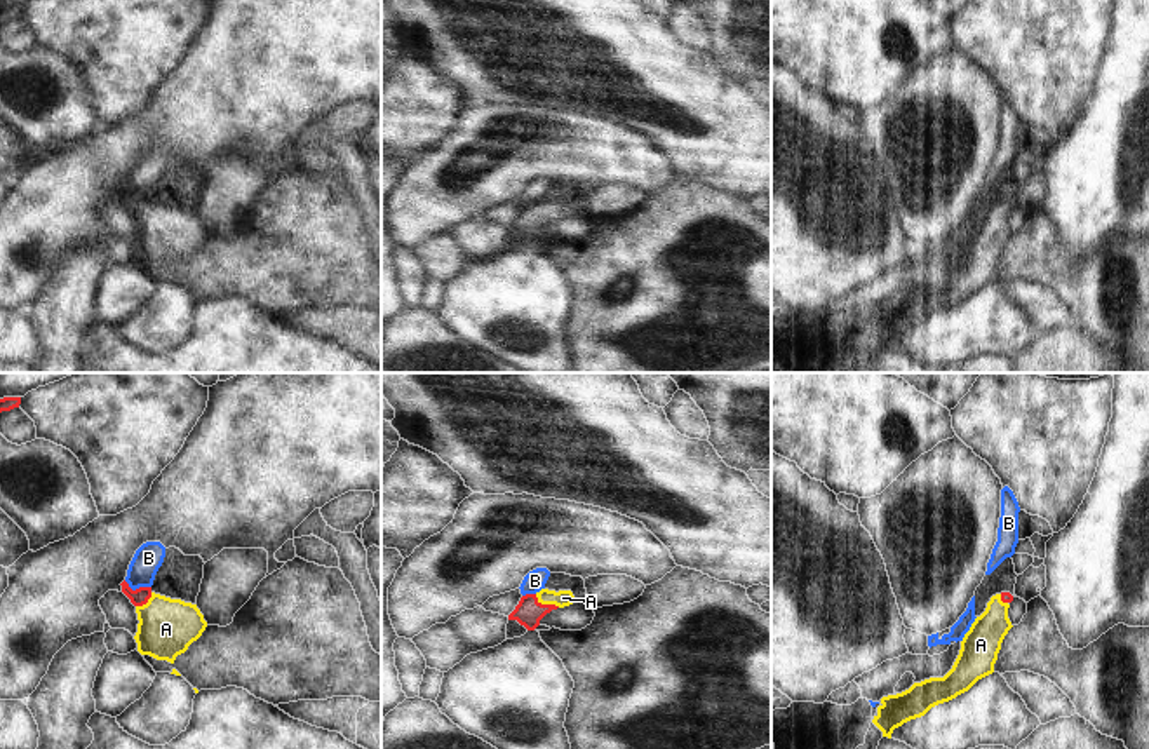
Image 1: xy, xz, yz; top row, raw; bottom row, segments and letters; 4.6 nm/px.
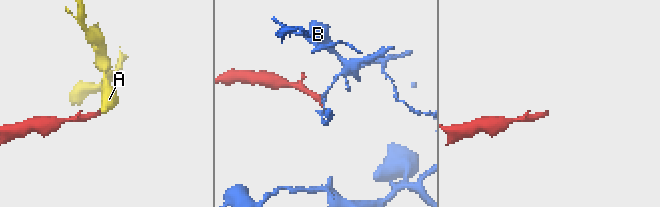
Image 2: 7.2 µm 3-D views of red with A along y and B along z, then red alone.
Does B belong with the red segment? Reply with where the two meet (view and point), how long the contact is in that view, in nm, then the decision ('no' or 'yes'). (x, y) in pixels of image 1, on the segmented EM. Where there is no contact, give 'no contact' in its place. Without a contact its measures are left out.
meets red in xy at (138, 589); contact 130 nm long; no

